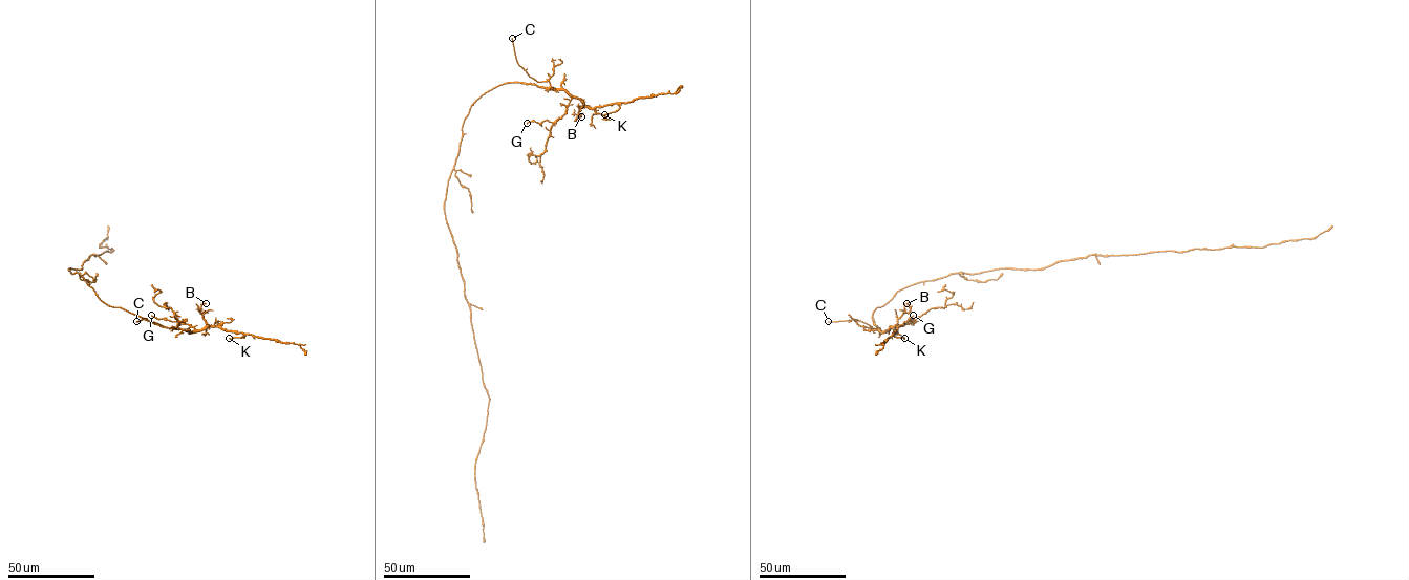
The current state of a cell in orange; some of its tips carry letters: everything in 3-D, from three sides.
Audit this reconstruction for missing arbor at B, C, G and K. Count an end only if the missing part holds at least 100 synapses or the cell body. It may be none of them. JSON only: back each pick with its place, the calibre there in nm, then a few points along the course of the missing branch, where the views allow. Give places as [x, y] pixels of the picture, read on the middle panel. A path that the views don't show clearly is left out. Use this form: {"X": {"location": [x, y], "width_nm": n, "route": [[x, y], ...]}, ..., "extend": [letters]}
{"C": {"location": [512, 38], "width_nm": 200}, "extend": ["C"]}

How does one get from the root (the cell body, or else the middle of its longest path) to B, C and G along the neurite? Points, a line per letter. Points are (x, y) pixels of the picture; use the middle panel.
B: (444, 202), (463, 122), (471, 106), (487, 92), (508, 82), (561, 89), (581, 101), (576, 120), (581, 116)
C: (444, 202), (462, 126), (471, 106), (508, 82), (550, 86), (548, 81), (537, 82), (518, 64), (512, 38)
G: (444, 202), (463, 122), (482, 95), (522, 82), (571, 97), (553, 122), (527, 123)

